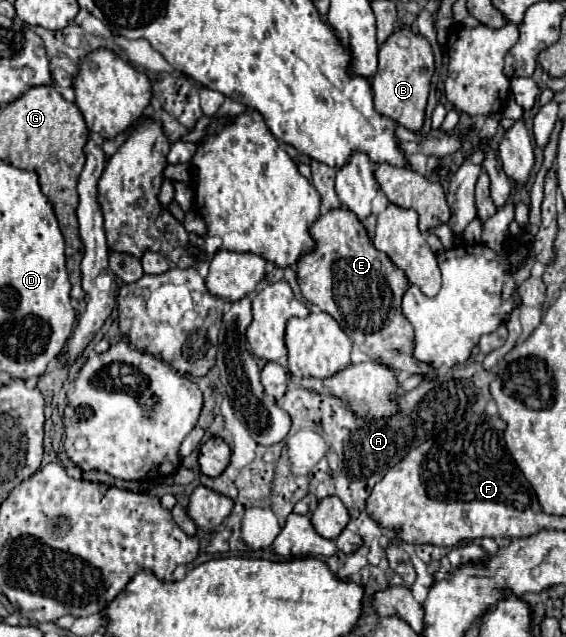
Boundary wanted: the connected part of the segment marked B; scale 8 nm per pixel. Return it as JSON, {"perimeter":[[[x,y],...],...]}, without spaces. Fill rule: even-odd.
{"perimeter":[[[408,26],[396,30],[396,34],[392,34],[380,46],[378,52],[378,72],[372,80],[374,108],[382,116],[402,124],[412,132],[422,130],[432,74],[434,74],[434,56],[428,40],[420,34],[414,34]]]}

